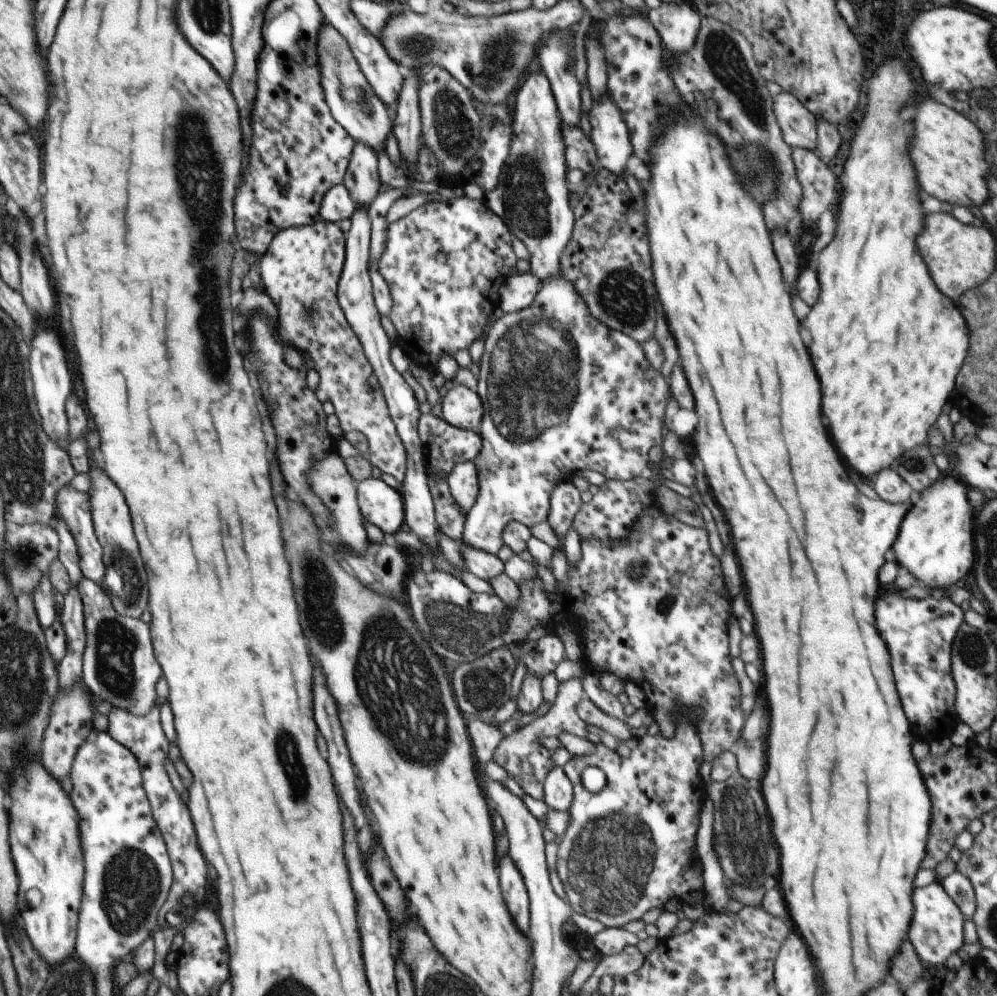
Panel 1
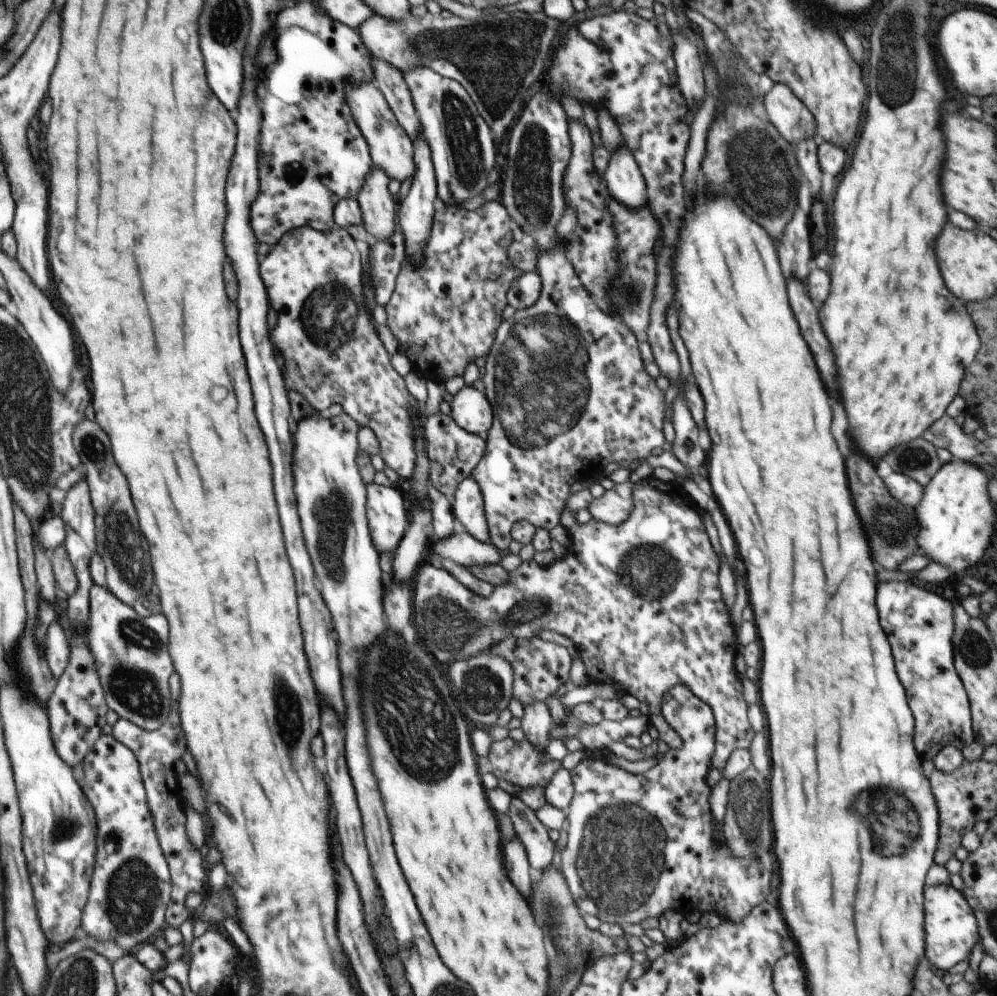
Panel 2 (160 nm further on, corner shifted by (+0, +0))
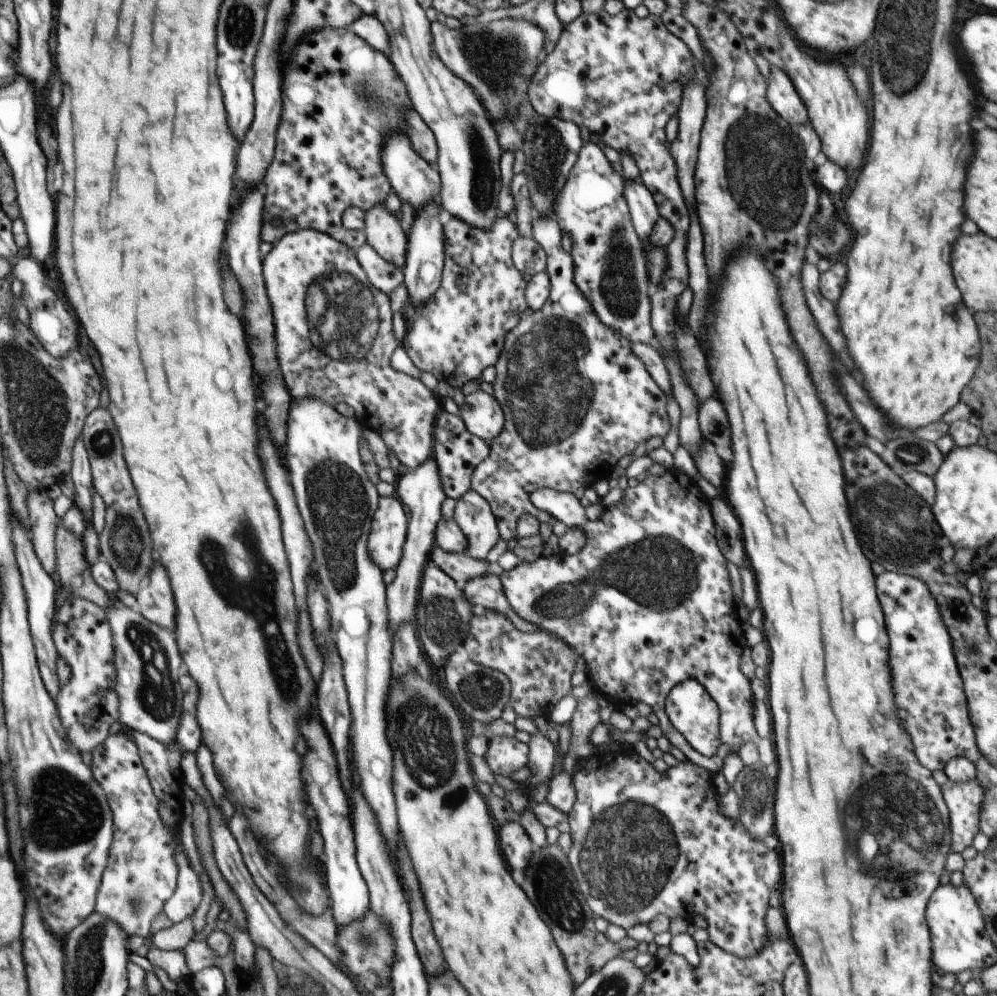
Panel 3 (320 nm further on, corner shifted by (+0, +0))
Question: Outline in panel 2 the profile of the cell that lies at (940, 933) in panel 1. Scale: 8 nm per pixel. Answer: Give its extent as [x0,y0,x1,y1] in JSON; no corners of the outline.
[924,884,981,976]

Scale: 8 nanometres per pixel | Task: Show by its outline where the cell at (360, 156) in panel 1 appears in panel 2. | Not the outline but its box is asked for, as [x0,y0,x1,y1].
[356,164,398,241]

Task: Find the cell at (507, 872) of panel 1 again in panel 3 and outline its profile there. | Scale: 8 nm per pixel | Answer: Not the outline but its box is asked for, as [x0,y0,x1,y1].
[497,821,532,870]

